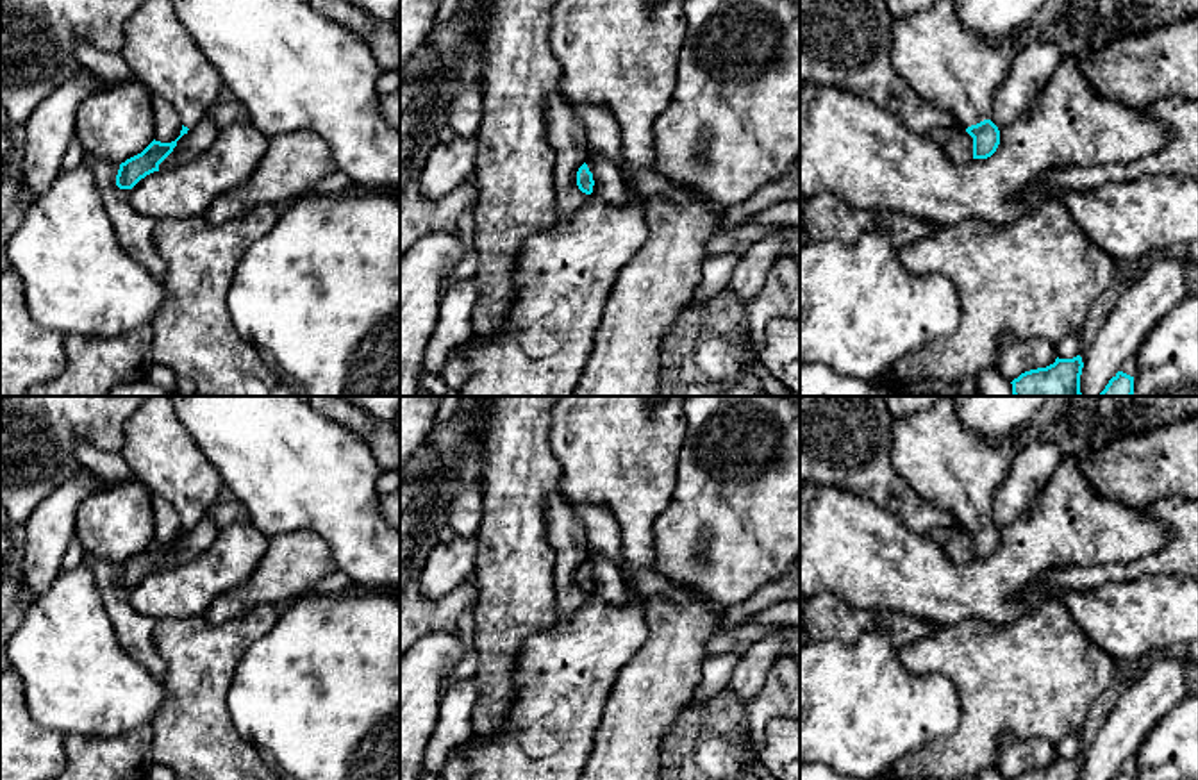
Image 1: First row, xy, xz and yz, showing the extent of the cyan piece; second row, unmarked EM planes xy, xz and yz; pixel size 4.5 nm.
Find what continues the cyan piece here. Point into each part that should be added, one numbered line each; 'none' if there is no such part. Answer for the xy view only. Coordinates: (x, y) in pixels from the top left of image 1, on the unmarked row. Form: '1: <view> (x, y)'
1: xy (158, 448)

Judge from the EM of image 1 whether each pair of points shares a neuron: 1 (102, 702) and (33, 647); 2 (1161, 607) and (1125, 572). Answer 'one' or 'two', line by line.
1: one
2: two

